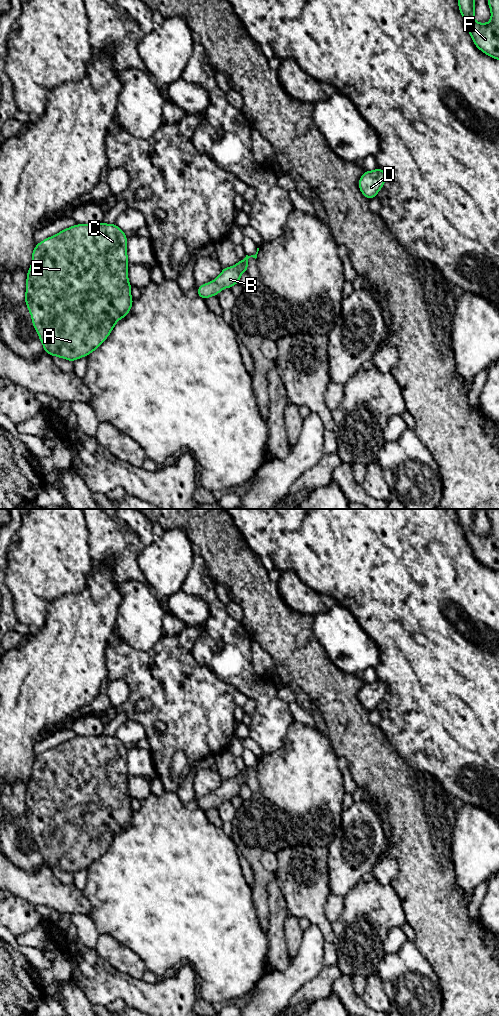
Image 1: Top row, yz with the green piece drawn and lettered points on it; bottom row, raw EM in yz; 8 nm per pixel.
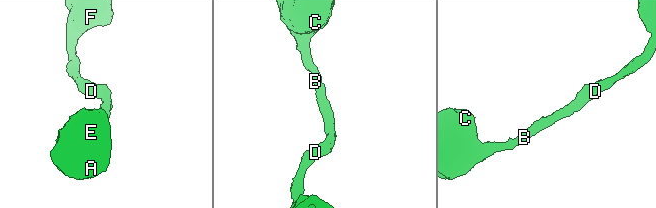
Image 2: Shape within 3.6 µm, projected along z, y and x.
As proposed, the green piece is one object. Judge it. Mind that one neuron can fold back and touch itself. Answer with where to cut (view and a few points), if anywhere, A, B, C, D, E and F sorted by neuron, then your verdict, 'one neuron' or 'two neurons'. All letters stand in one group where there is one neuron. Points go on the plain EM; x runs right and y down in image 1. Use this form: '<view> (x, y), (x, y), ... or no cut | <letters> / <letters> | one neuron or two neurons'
no cut | A B C D E F | one neuron

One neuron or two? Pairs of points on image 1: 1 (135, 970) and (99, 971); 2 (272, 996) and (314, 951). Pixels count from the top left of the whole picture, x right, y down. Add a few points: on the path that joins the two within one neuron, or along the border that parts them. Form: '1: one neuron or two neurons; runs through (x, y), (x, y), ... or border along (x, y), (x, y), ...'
1: two neurons; border along (100, 955), (120, 971), (140, 979)
2: one neuron; runs through (283, 985), (306, 962)

